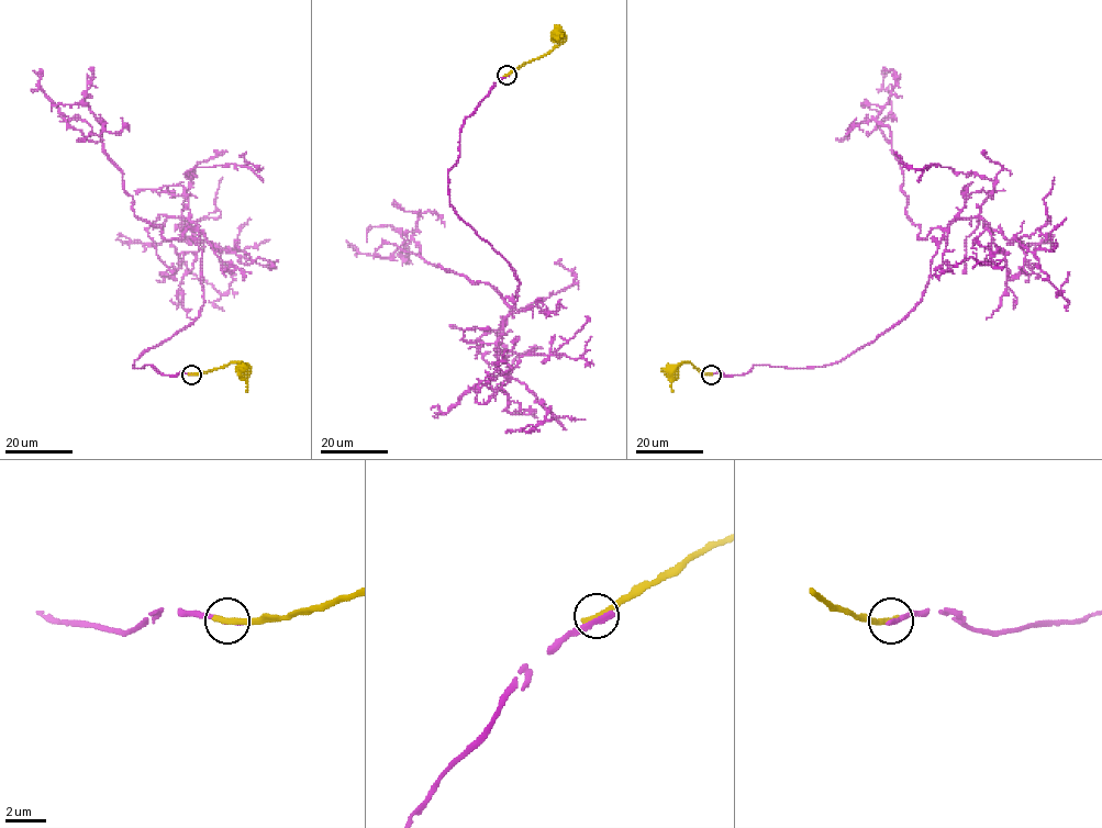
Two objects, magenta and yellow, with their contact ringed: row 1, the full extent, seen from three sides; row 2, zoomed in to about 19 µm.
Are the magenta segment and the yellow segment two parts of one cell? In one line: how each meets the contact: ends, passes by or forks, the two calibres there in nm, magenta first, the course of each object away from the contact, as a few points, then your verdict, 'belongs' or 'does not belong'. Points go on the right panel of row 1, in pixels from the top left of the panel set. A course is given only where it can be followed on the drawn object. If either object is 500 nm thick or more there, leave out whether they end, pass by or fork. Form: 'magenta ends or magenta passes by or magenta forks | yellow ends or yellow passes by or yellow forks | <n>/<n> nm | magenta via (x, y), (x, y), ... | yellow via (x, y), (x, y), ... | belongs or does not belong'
magenta ends | yellow ends | 360/360 nm | magenta via (711, 375), (839, 361), (920, 301), (944, 232), (917, 239), (879, 129), (893, 70) | yellow via (711, 375), (689, 362), (681, 362), (675, 373), (671, 371) | does not belong

